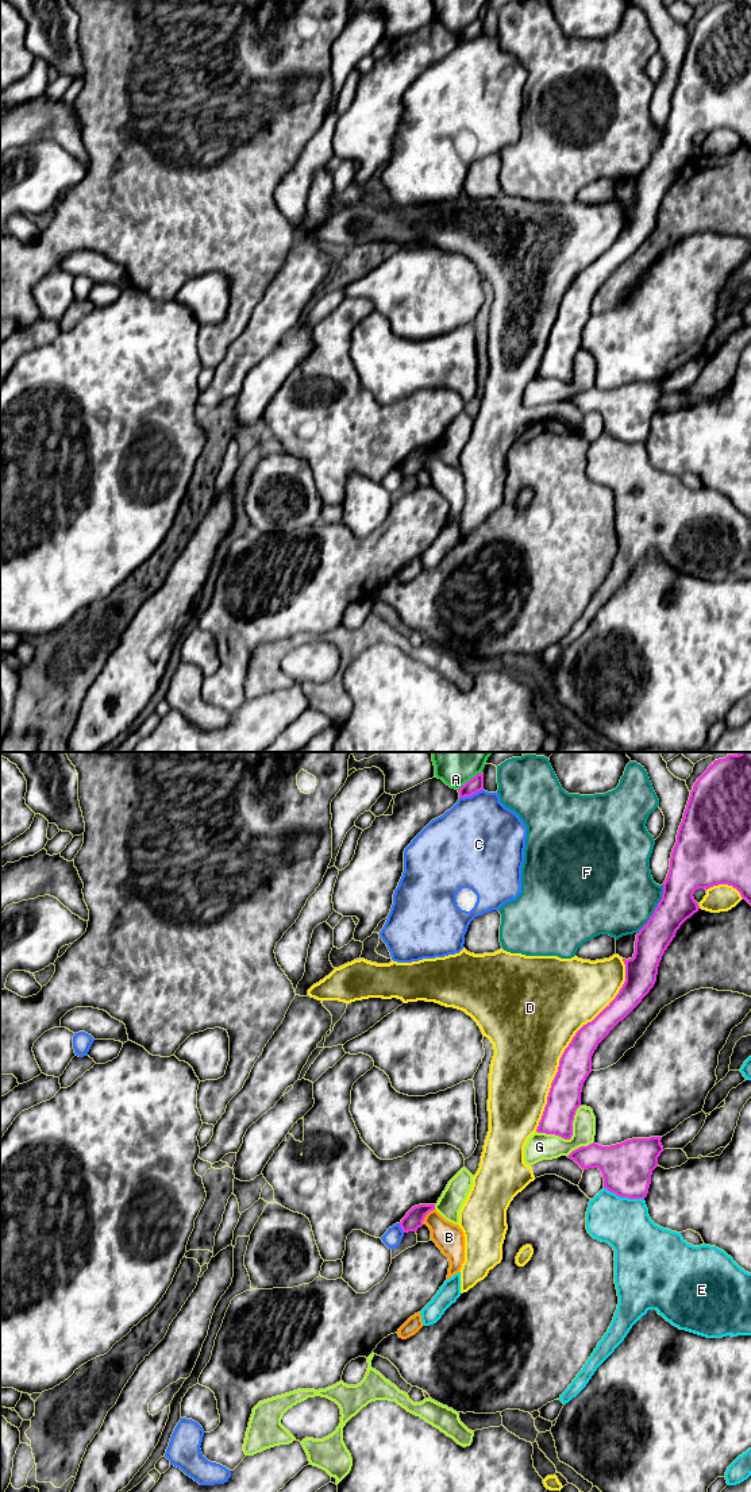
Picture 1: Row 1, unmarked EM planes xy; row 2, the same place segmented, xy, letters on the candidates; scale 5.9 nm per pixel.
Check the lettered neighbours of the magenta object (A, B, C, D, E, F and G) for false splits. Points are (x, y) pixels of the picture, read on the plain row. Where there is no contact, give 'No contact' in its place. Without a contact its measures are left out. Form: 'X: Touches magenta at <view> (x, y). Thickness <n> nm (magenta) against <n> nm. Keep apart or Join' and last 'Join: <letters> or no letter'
A: Touches magenta at xy (470, 23). Thickness 90 nm (magenta) against 180 nm. Keep apart
B: Touches magenta at xy (426, 458). Thickness 110 nm (magenta) against 170 nm. Keep apart
C: Touches magenta at xy (470, 39). Thickness 90 nm (magenta) against 480 nm. Keep apart
D: Touches magenta at xy (569, 288). Thickness 190 nm (magenta) against 500 nm. Keep apart
E: Touches magenta at xy (624, 440). Thickness 300 nm (magenta) against 300 nm. Keep apart
F: Touches magenta at xy (655, 153). Thickness 200 nm (magenta) against 480 nm. Keep apart
G: Touches magenta at xy (569, 382). Thickness 200 nm (magenta) against 160 nm. Keep apart
Join: no letter

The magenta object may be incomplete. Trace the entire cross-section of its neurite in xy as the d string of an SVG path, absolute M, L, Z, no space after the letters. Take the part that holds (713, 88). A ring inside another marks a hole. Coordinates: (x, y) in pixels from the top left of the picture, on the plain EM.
M727 0L715 4L694 27L671 96L662 143L636 178L633 201L623 203L625 225L616 242L592 266L584 269L565 293L538 377L571 382L574 359L581 350L584 327L592 316L594 294L654 231L665 194L681 169L700 153L693 142L694 135L719 128L732 130L751 149L751 0Z

